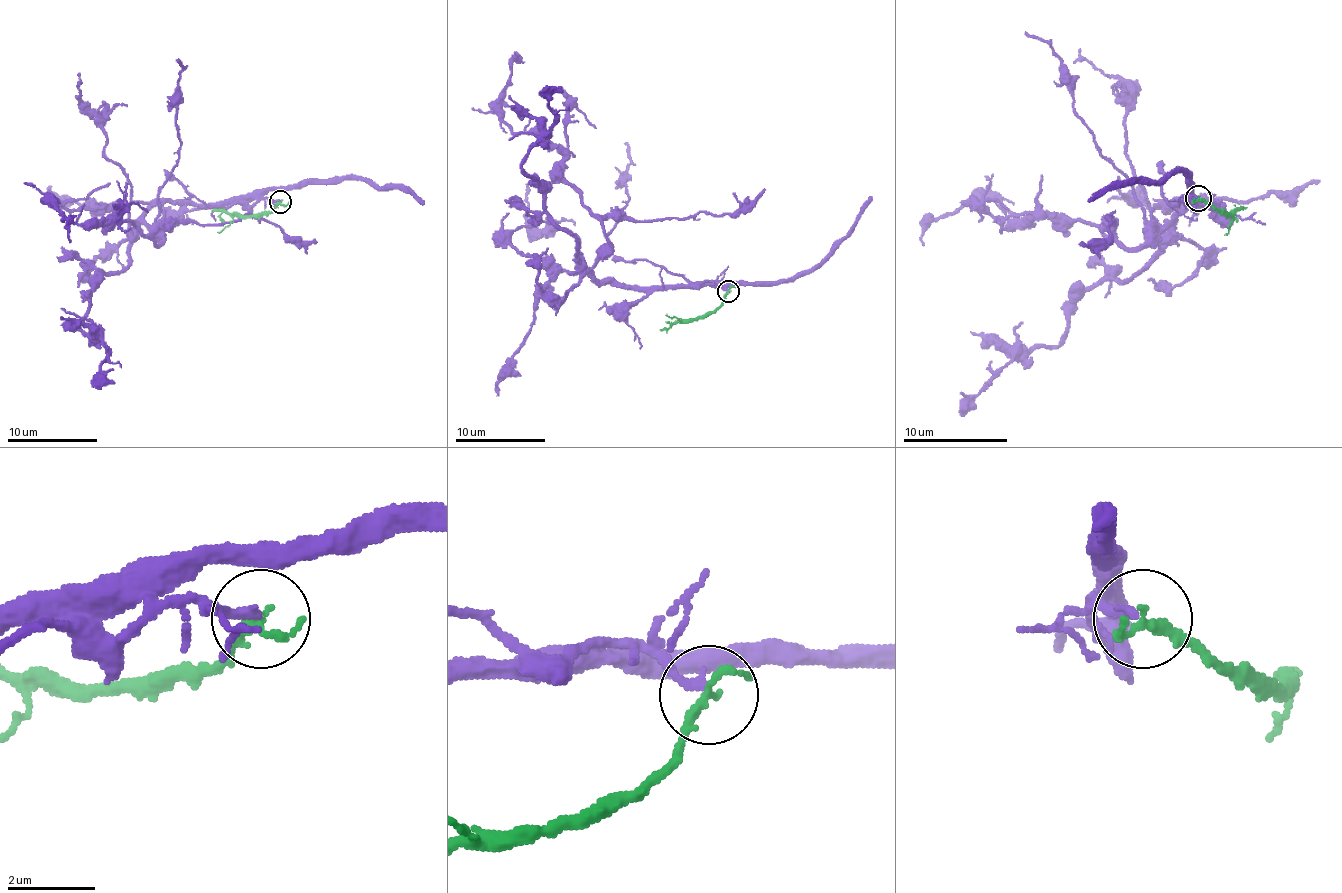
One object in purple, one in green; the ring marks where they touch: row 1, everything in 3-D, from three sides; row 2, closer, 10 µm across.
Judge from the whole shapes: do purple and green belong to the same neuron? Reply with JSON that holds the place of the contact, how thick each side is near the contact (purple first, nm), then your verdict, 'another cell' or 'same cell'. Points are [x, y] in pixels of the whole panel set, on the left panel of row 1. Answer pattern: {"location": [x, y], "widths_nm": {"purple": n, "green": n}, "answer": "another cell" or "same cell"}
{"location": [280, 202], "widths_nm": {"purple": 200, "green": 170}, "answer": "another cell"}

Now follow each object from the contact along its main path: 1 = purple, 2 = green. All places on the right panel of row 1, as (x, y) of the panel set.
1: (1196, 199), (1126, 248), (1090, 222), (1040, 214), (1014, 225), (998, 199), (967, 199), (923, 246)
2: (1199, 199), (1225, 214), (1243, 207)

